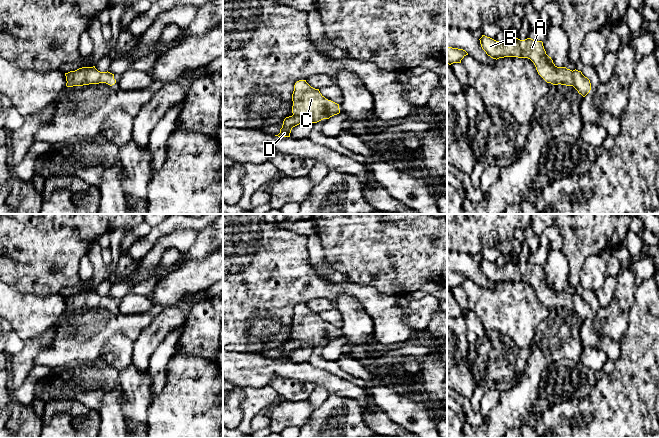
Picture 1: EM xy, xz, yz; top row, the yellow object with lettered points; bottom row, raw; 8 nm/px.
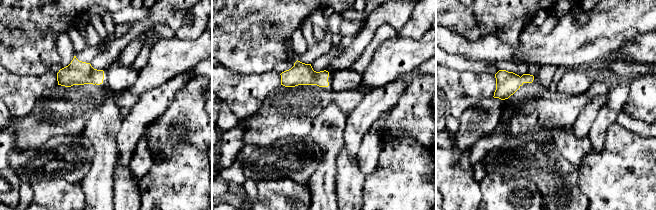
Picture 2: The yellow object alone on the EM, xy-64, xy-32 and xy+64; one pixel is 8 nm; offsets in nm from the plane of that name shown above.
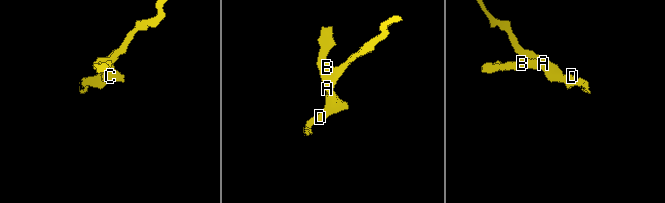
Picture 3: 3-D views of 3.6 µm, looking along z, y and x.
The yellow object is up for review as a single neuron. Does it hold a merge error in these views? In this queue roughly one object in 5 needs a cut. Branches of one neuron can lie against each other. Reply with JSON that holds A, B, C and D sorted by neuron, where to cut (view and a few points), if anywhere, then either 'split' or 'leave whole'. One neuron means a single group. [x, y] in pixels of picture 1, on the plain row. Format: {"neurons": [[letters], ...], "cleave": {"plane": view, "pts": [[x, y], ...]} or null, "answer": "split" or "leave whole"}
{"neurons": [["A", "B", "C", "D"]], "cleave": null, "answer": "leave whole"}

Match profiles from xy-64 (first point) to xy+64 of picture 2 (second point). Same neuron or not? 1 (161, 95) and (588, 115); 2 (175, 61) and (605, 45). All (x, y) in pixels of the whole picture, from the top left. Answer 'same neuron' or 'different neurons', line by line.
1: same neuron
2: different neurons

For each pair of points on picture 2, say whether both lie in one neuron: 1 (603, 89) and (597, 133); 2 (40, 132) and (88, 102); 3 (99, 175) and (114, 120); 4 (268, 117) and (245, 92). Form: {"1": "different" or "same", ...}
{"1": "different", "2": "same", "3": "same", "4": "different"}

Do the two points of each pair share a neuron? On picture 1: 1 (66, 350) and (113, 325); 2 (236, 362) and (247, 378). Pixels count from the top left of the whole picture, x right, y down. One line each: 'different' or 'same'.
1: same
2: same

